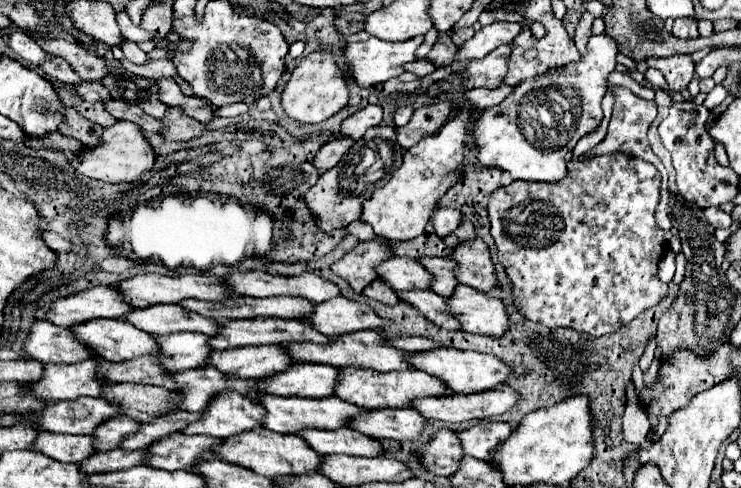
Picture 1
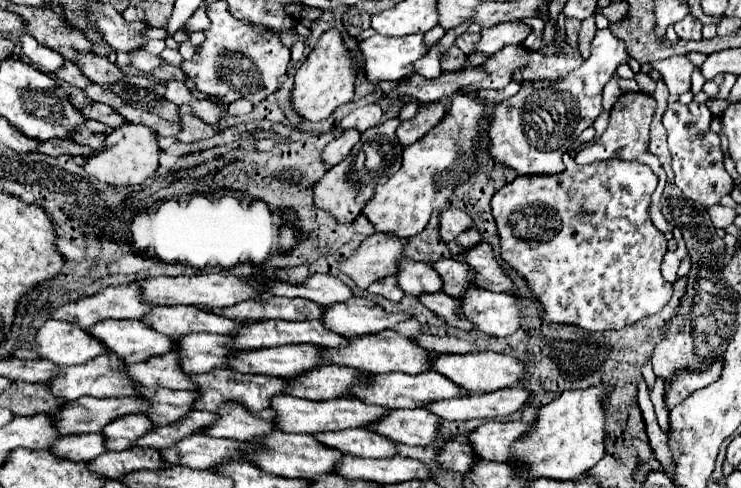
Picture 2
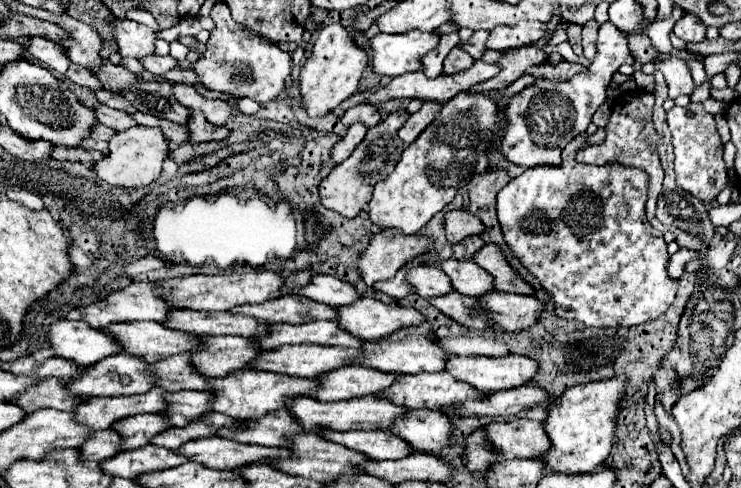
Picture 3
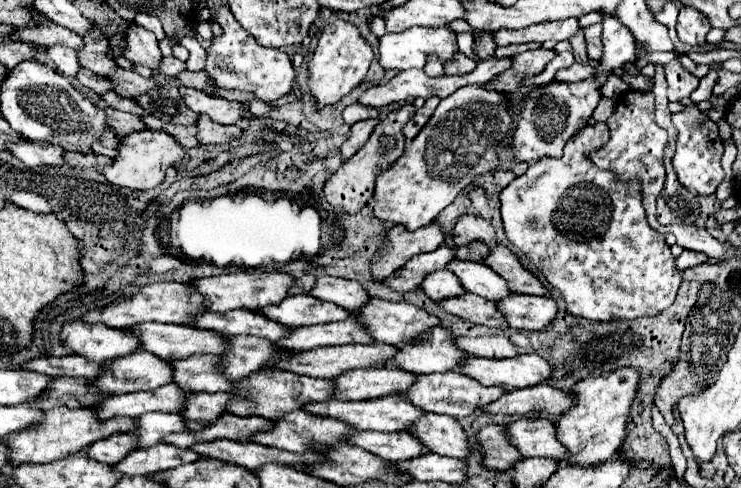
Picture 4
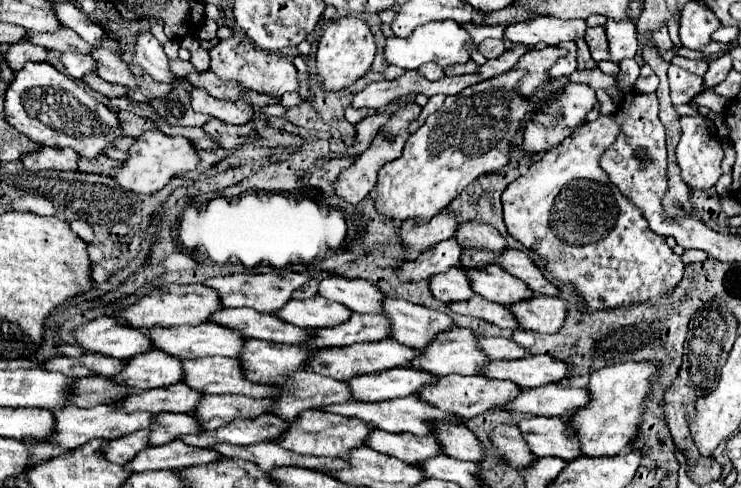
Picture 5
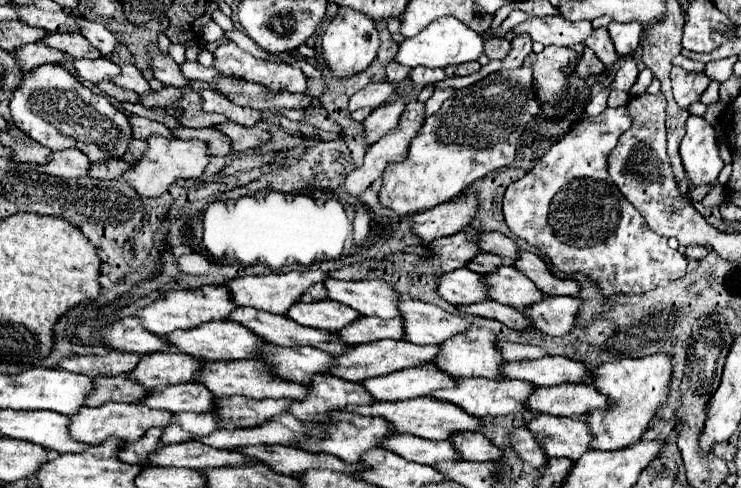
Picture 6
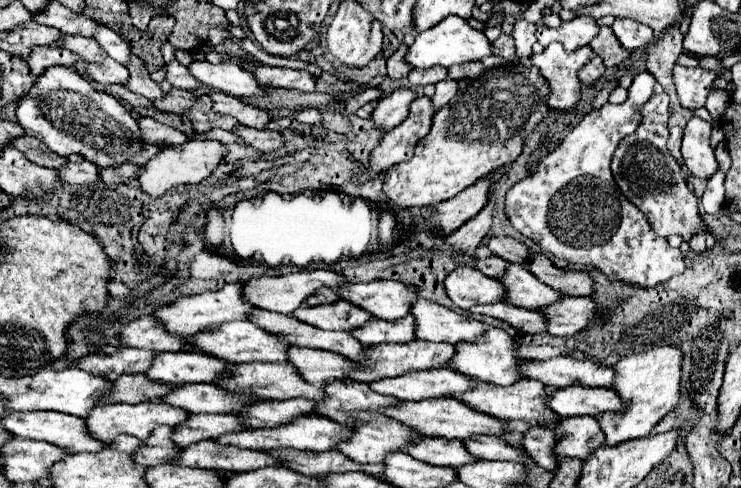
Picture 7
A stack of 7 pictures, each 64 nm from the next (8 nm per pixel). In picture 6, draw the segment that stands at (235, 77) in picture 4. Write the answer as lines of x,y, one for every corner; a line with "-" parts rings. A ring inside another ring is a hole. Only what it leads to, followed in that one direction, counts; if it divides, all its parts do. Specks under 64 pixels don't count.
222,42
212,54
214,54
214,68
222,76
238,76
246,82
262,84
274,92
306,90
306,76
298,66
254,58
252,54
238,48
234,42

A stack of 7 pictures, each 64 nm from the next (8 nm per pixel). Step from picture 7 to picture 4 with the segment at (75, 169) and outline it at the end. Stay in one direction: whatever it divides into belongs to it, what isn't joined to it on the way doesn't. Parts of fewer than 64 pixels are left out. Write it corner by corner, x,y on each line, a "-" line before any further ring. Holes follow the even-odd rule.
10,142
10,152
22,160
28,168
36,168
42,164
64,164
62,154
64,150
60,146
52,146
48,142

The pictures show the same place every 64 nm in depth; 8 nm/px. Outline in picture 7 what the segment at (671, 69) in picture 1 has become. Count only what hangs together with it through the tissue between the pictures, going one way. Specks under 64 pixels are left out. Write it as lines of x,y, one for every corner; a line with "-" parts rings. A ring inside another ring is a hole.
676,64
672,76
674,76
676,94
684,108
696,110
706,104
712,82
716,78
714,72
708,72
704,68
684,68
684,66

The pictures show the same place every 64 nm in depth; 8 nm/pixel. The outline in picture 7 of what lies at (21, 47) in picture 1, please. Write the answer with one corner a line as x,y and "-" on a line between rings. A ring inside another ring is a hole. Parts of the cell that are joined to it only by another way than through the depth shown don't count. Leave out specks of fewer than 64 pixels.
108,58
108,60
102,60
102,62
88,62
84,66
84,74
98,82
98,84
122,84
126,78
128,78
128,70
126,66
122,66
120,62

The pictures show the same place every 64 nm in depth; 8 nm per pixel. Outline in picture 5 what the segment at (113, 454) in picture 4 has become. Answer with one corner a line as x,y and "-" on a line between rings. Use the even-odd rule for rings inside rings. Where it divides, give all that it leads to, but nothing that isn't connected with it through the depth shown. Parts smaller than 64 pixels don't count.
136,430
128,436
116,438
116,440
108,440
106,446
100,448
100,454
114,462
114,464
126,464
128,460
132,460
132,456
136,452
140,452
142,448
148,446
148,430

